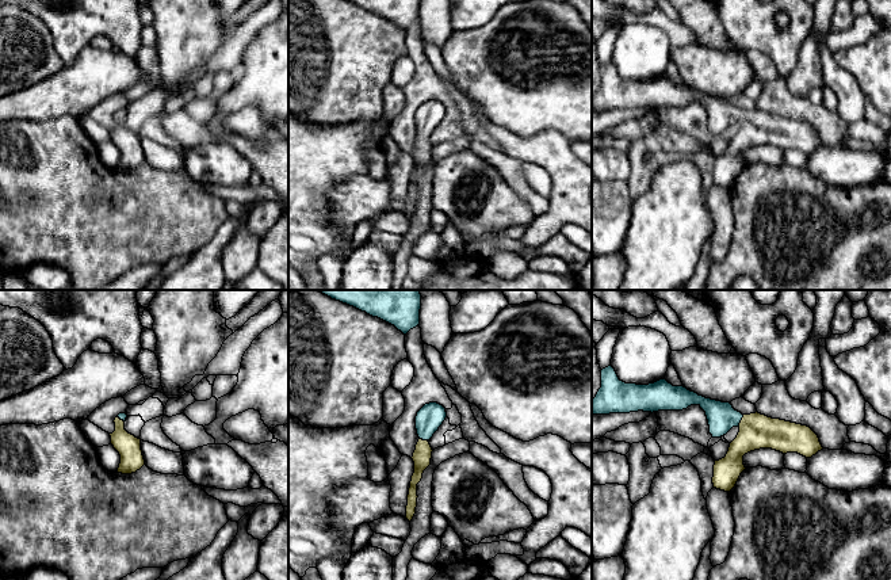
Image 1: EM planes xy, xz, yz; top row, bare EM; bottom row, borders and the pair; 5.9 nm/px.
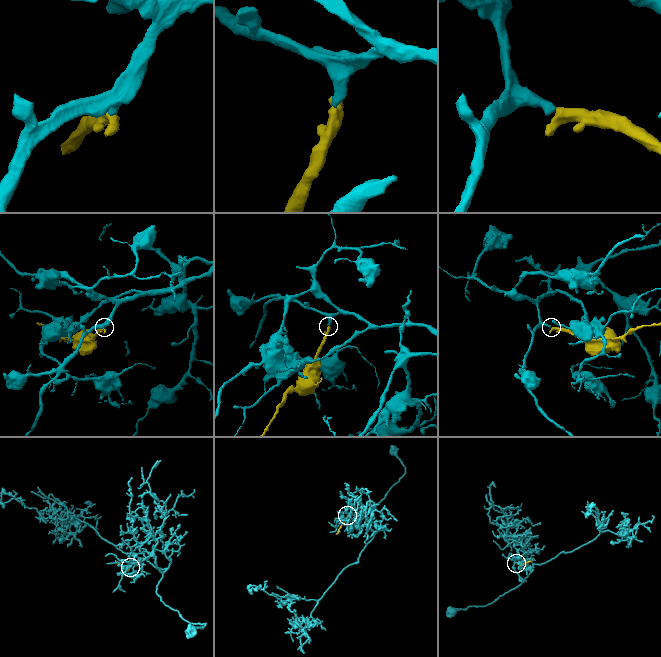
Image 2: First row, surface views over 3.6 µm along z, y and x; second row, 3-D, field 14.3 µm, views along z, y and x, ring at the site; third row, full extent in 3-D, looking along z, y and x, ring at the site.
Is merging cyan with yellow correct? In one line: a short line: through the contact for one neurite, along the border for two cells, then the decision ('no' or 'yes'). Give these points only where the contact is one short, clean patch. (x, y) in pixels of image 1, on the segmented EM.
line yz (722, 416), (741, 419), (757, 431); yes

